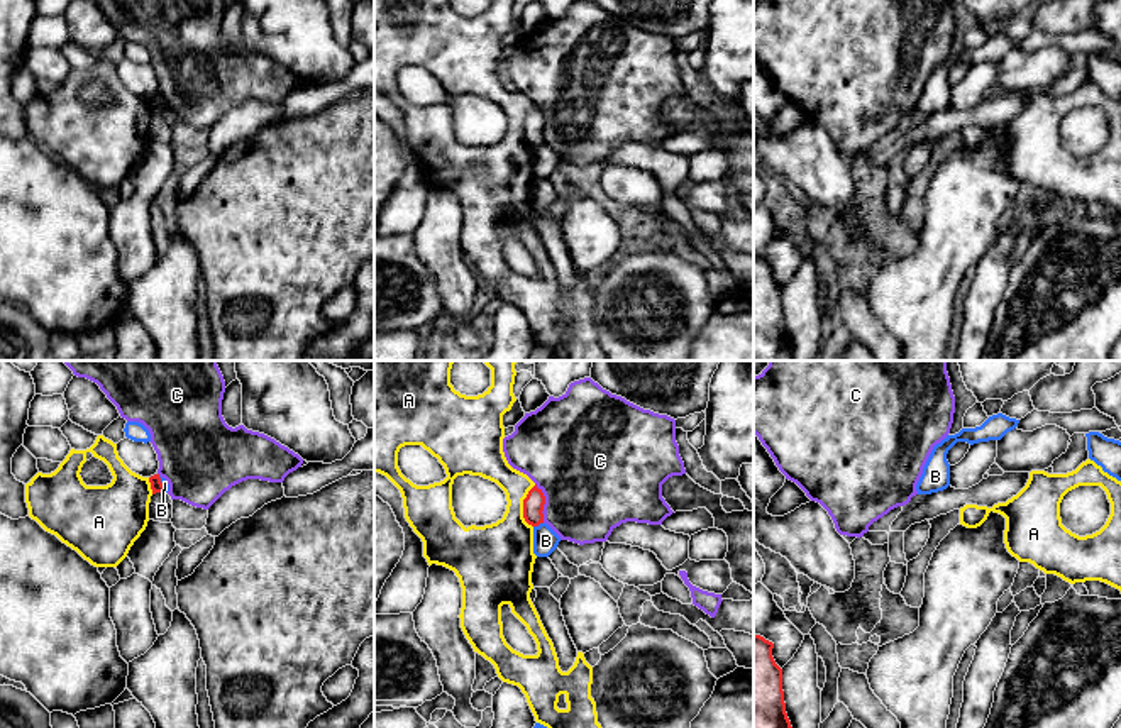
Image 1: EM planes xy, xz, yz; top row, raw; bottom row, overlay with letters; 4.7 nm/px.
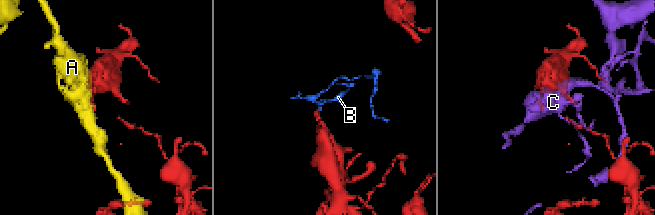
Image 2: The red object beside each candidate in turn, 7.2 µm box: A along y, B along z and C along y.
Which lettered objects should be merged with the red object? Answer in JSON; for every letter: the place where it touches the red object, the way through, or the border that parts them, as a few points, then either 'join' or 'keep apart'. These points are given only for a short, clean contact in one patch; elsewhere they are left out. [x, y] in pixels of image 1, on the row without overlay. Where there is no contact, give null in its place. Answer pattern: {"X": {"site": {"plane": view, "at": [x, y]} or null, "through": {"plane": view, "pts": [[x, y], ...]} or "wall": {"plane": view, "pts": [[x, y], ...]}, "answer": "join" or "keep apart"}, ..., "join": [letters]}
{"A": {"site": {"plane": "xz", "at": [524, 127]}, "answer": "keep apart"}, "B": {"site": {"plane": "xz", "at": [537, 146]}, "wall": {"plane": "xz", "pts": [[542, 143], [534, 148]]}, "answer": "keep apart"}, "C": {"site": {"plane": "xz", "at": [544, 124]}, "answer": "keep apart"}, "join": []}

